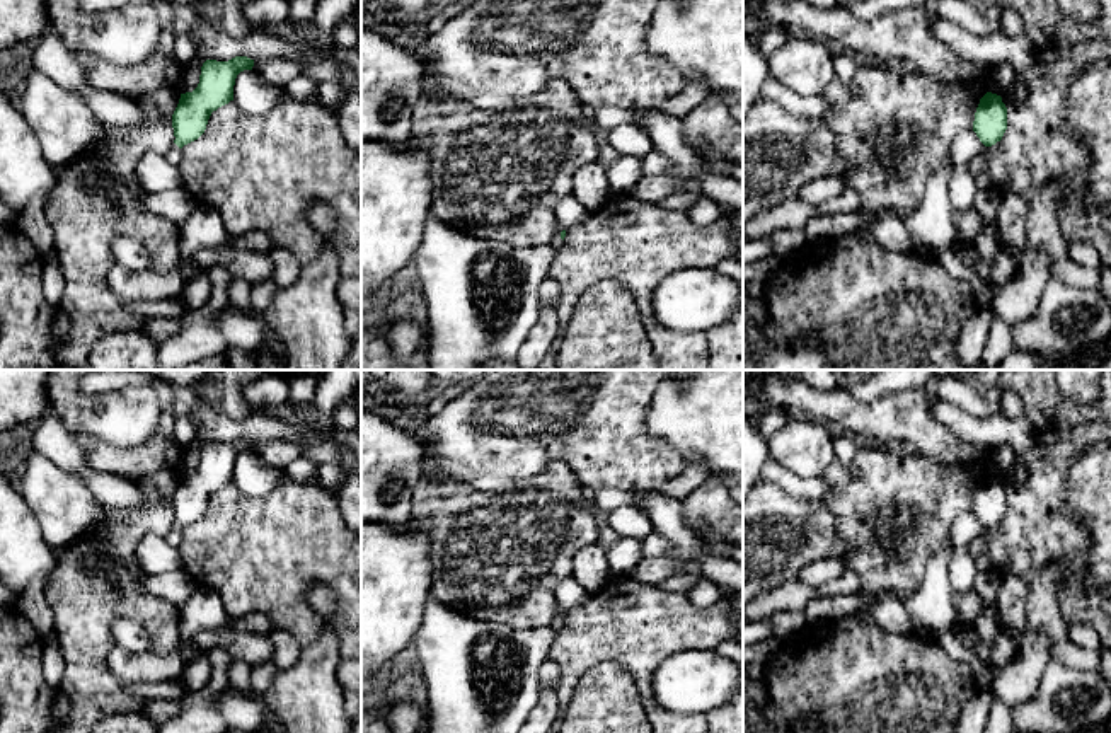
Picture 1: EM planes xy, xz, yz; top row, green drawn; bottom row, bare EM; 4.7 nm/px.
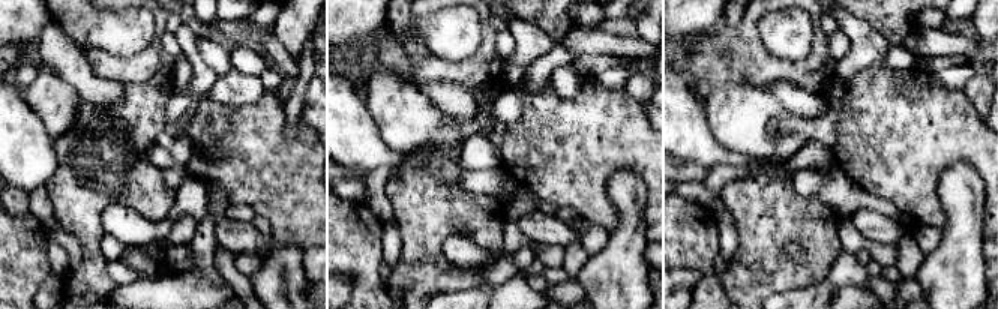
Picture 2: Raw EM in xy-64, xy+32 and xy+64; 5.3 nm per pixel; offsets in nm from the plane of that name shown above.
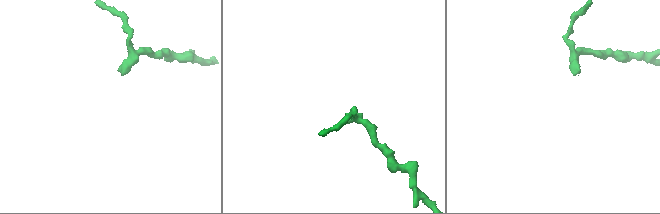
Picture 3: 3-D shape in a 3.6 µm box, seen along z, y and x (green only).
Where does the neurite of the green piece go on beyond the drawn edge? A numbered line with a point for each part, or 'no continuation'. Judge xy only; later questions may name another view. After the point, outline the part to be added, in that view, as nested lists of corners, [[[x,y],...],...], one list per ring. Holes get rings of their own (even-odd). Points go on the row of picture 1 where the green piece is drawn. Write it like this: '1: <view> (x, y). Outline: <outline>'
1: xy (174, 154). Outline: [[[176,143],[172,145],[172,148],[165,153],[167,159],[174,164],[179,165],[181,164],[181,157],[182,157],[182,148],[179,148]]]

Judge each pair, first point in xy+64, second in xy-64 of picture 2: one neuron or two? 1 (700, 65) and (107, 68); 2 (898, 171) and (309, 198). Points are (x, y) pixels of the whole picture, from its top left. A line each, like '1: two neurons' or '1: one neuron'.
1: one neuron
2: one neuron

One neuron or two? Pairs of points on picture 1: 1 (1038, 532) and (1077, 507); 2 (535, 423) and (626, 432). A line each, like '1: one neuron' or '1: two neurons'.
1: two neurons
2: one neuron

